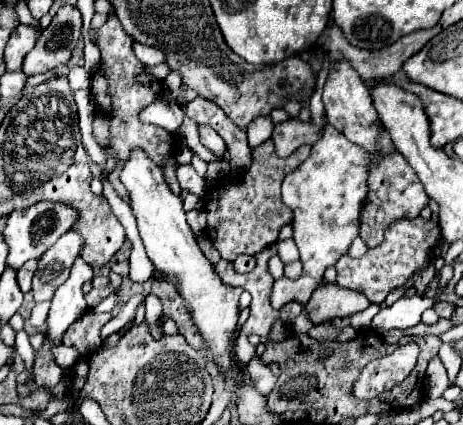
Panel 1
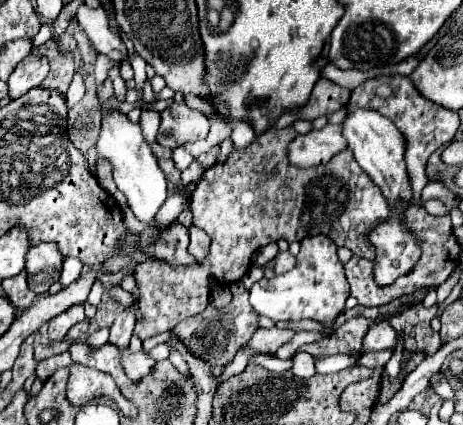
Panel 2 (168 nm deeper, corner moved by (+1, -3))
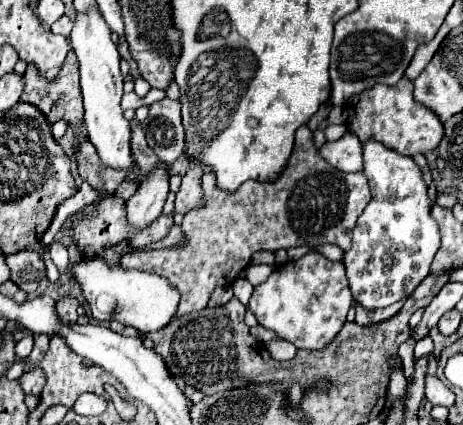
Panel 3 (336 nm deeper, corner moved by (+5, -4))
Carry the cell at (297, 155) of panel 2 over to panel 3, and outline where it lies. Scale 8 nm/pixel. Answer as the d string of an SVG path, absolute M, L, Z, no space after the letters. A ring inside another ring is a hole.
M344 134L334 142L324 142L320 148L320 156L334 168L344 172L358 172L362 170L362 142L354 134Z

